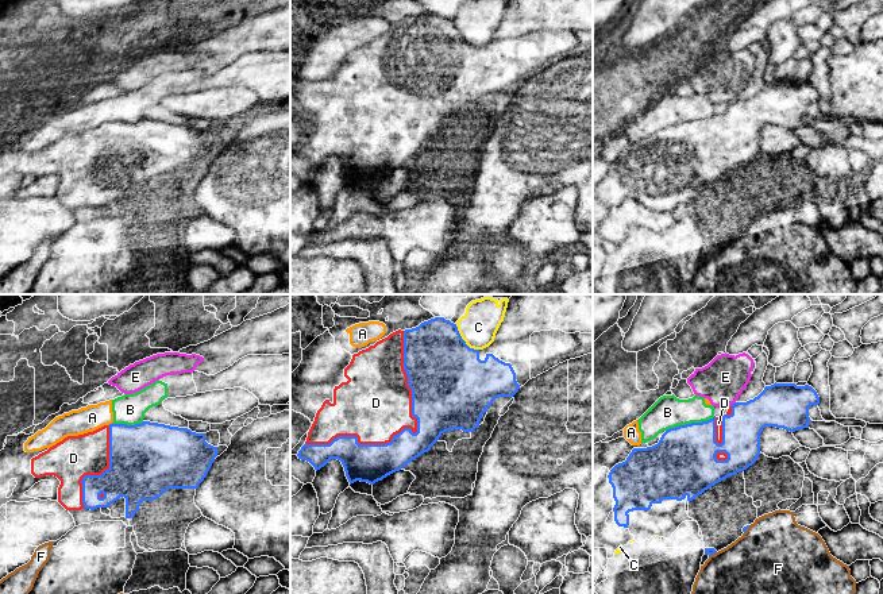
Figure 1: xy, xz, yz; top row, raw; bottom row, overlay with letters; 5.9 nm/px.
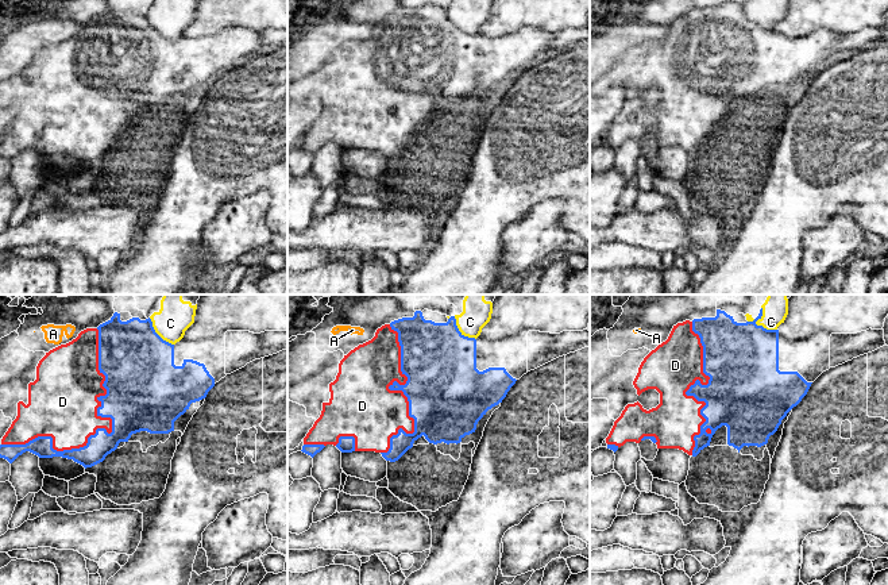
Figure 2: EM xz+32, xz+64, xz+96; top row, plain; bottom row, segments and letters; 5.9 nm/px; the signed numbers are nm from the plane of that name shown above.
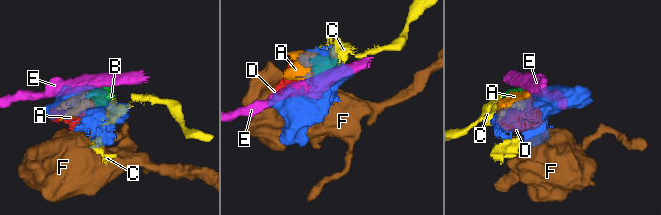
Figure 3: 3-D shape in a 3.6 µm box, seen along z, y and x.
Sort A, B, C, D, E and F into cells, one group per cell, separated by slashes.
A B / C / D / E / F

